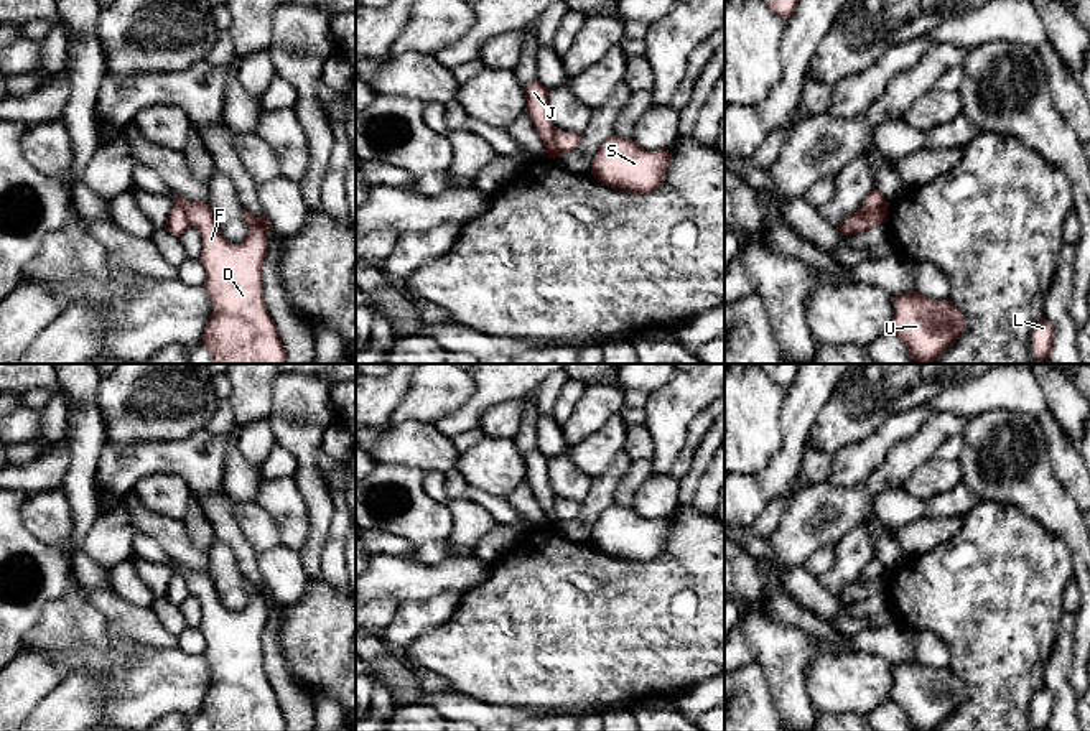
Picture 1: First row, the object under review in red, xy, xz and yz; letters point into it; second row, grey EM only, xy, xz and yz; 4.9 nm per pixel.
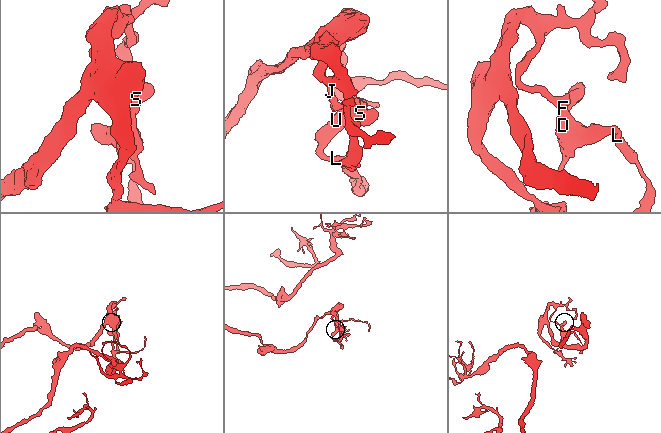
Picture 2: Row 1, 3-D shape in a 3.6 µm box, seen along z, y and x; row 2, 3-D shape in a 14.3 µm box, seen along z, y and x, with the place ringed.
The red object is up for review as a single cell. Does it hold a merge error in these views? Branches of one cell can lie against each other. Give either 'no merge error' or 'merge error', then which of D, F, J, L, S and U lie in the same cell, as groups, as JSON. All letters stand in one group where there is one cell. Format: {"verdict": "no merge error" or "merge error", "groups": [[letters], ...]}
{"verdict": "merge error", "groups": [["D", "F", "L", "S", "U"], ["J"]]}

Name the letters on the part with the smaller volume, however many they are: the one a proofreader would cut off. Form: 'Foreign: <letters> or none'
Foreign: D, F, L, S, U

